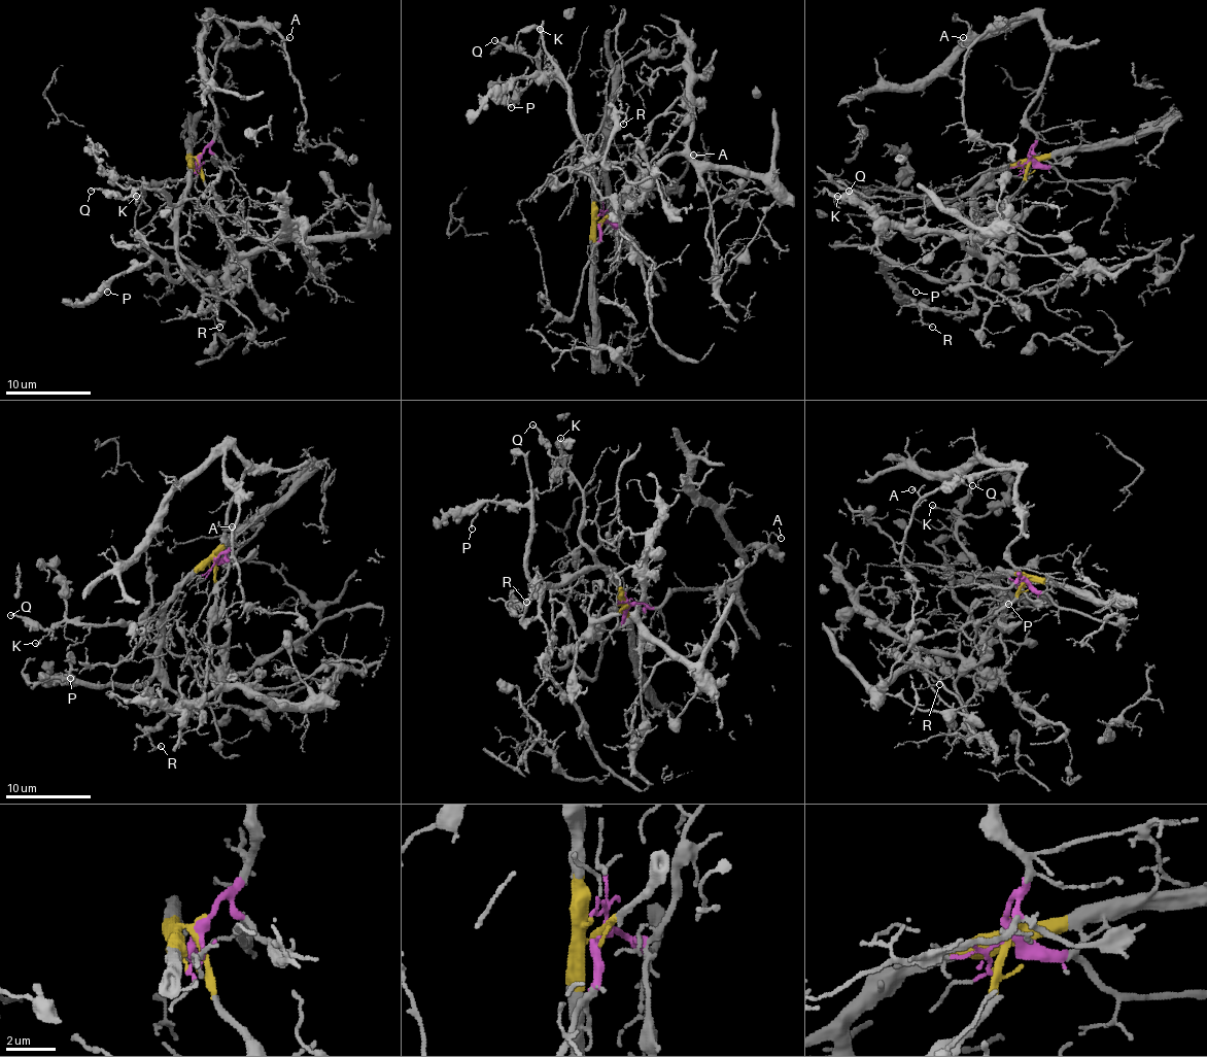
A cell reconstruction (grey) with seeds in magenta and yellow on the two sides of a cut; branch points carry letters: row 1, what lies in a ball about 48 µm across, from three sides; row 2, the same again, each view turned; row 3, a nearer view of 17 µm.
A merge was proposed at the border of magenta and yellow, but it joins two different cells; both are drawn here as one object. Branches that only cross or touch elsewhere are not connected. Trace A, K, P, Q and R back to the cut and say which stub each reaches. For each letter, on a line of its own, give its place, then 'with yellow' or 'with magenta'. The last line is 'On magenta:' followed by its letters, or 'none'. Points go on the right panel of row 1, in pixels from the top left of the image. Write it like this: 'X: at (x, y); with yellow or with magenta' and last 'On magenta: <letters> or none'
A: at (963, 37); with magenta
K: at (837, 196); with yellow
P: at (916, 292); with yellow
Q: at (849, 191); with yellow
R: at (932, 327); with yellow
On magenta: A

